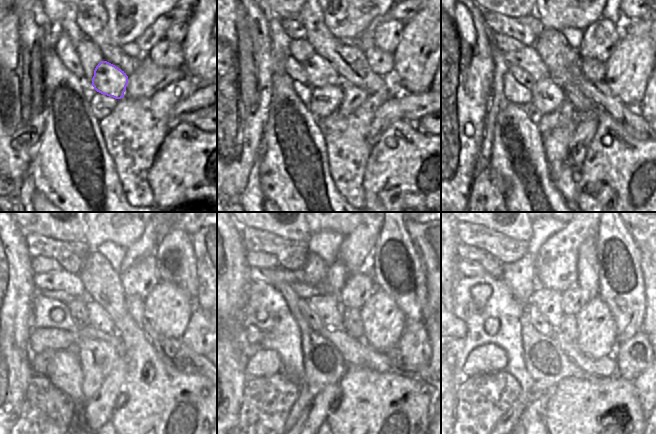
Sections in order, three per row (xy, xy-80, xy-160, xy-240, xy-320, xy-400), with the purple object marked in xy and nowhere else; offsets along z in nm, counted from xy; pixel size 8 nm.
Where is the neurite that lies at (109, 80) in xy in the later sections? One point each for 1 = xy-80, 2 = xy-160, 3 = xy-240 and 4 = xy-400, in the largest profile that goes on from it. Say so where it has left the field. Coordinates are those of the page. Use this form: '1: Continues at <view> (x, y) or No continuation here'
1: Continues at xy-80 (319, 72)
2: Continues at xy-160 (527, 58)
3: Continues at xy-240 (71, 283)
4: Continues at xy-400 (464, 267)

